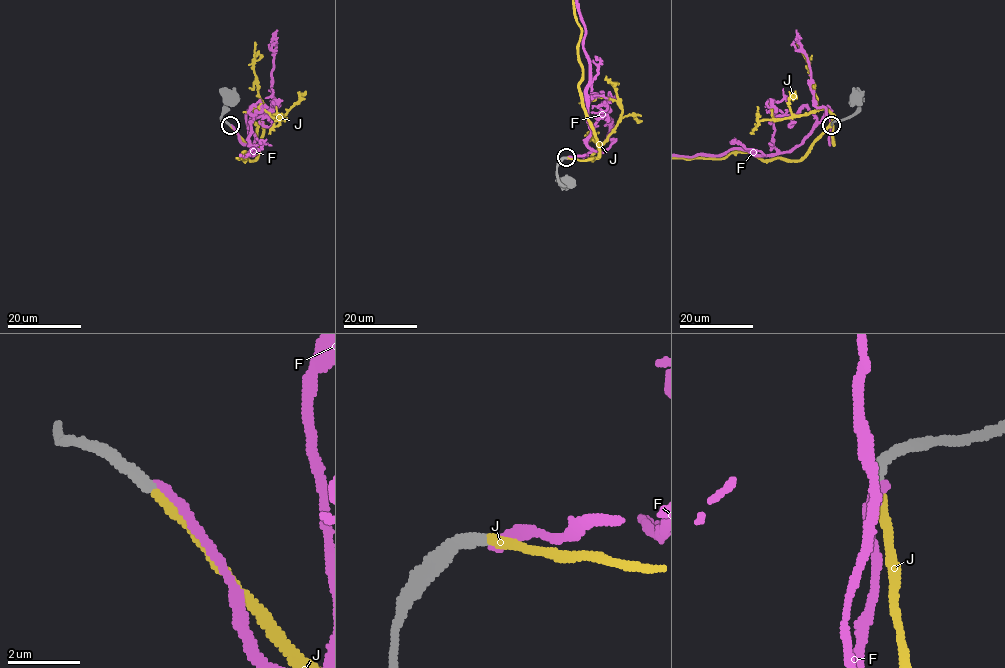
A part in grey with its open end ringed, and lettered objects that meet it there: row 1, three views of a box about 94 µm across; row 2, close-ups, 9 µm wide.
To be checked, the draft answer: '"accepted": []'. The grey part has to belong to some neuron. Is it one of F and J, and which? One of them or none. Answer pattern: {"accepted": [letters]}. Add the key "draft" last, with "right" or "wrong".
{"accepted": ["J"], "draft": "wrong"}

